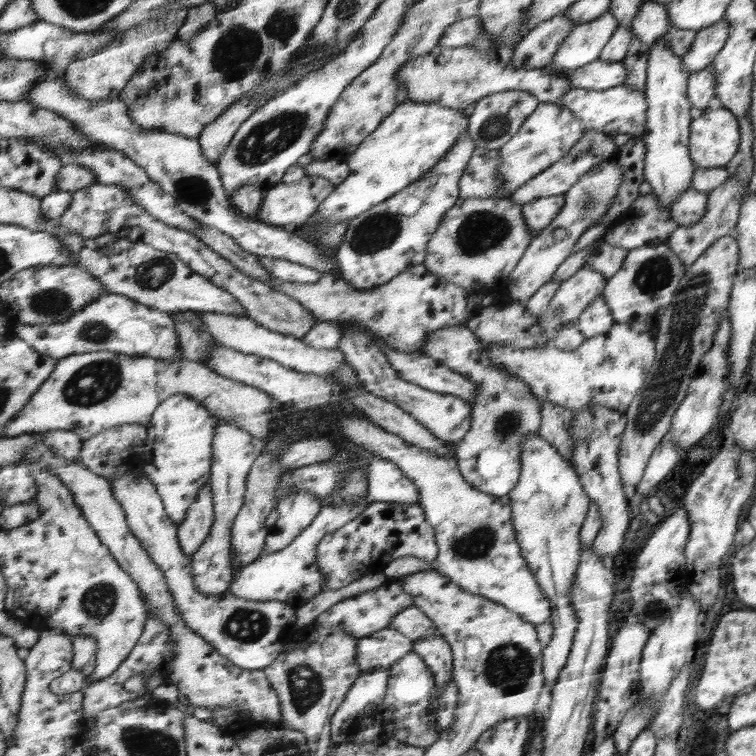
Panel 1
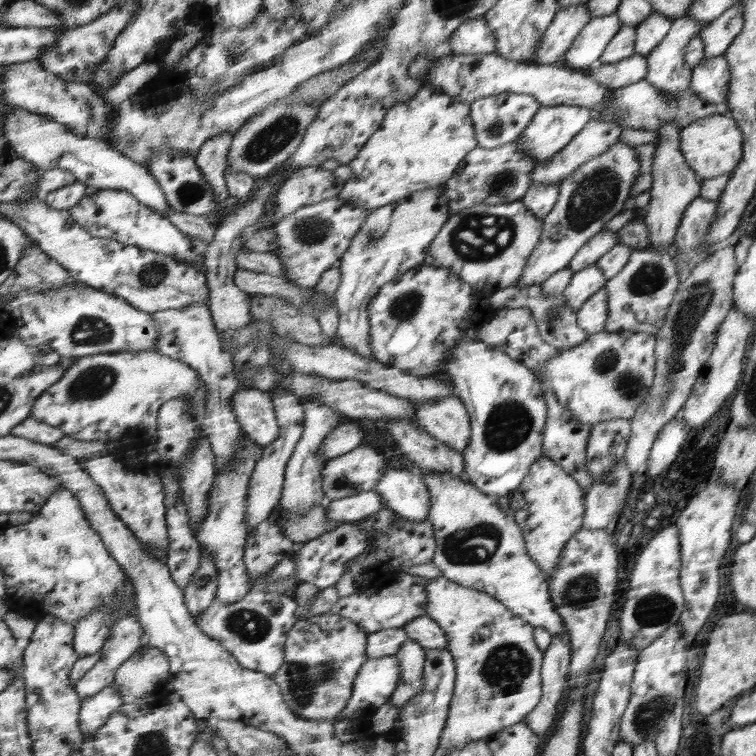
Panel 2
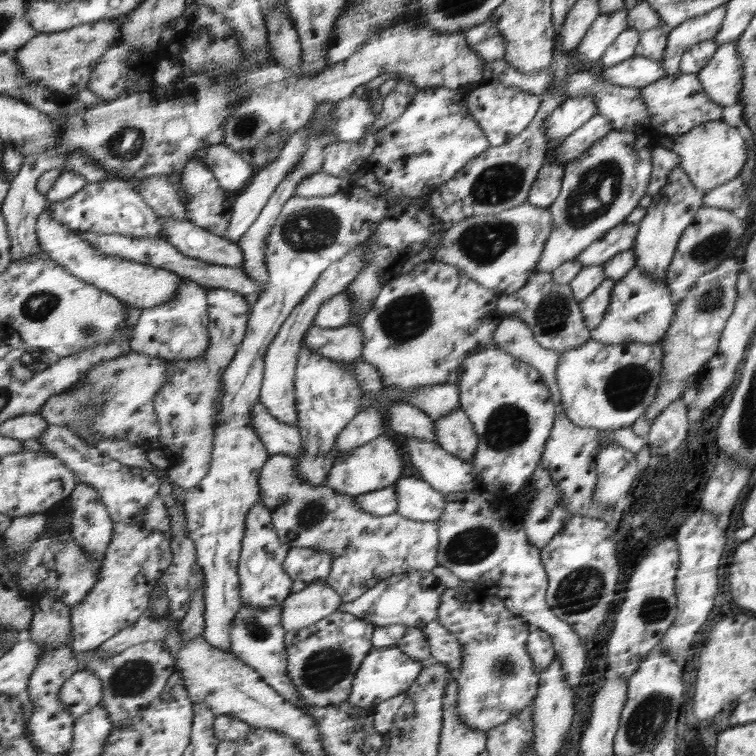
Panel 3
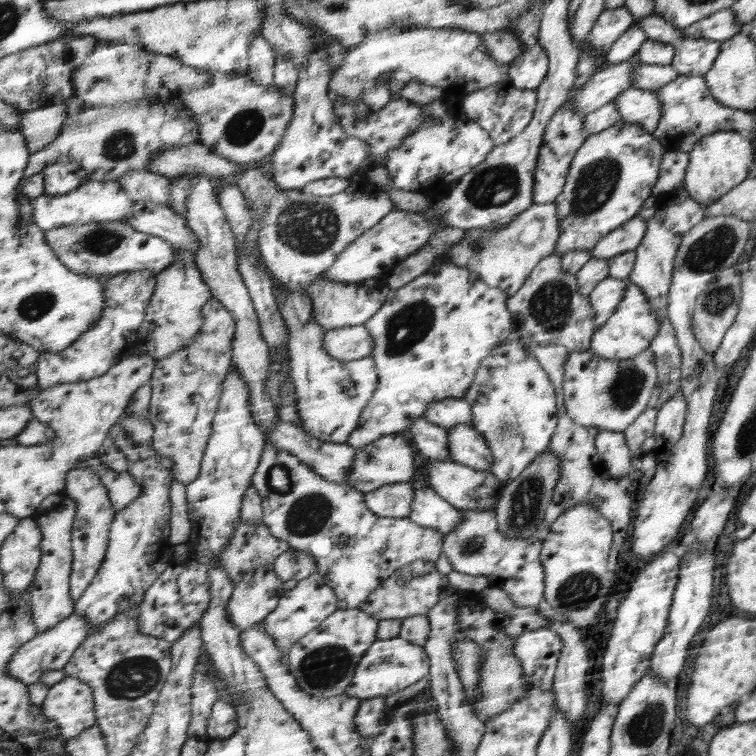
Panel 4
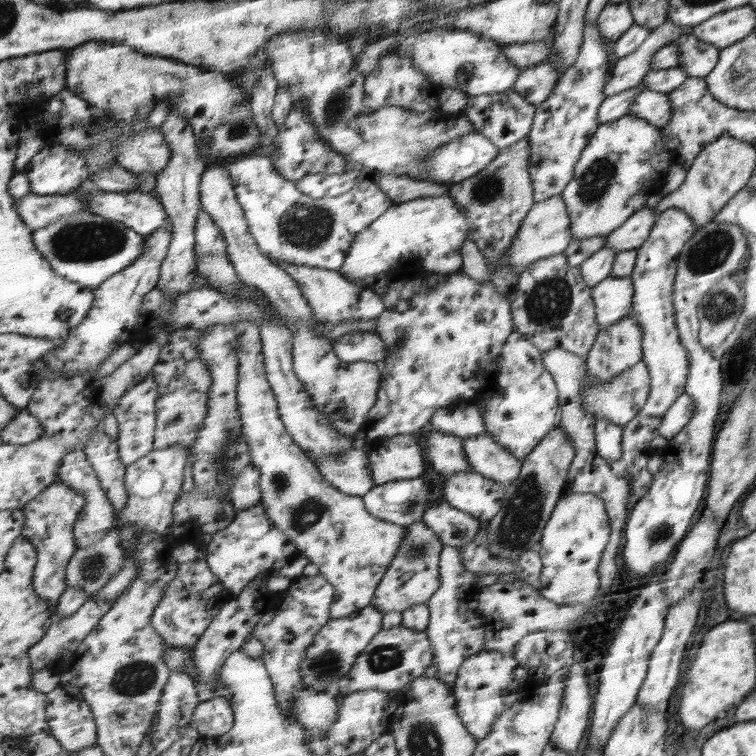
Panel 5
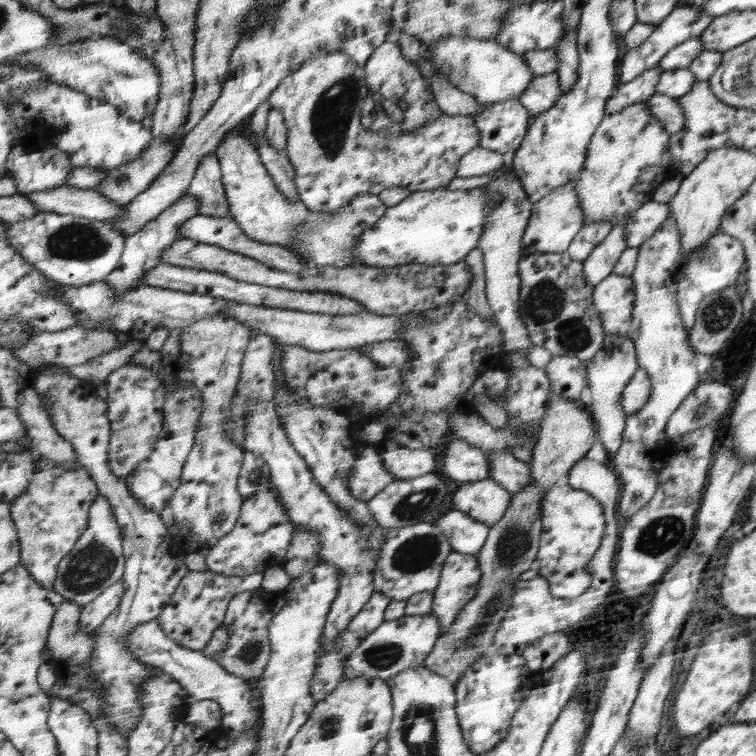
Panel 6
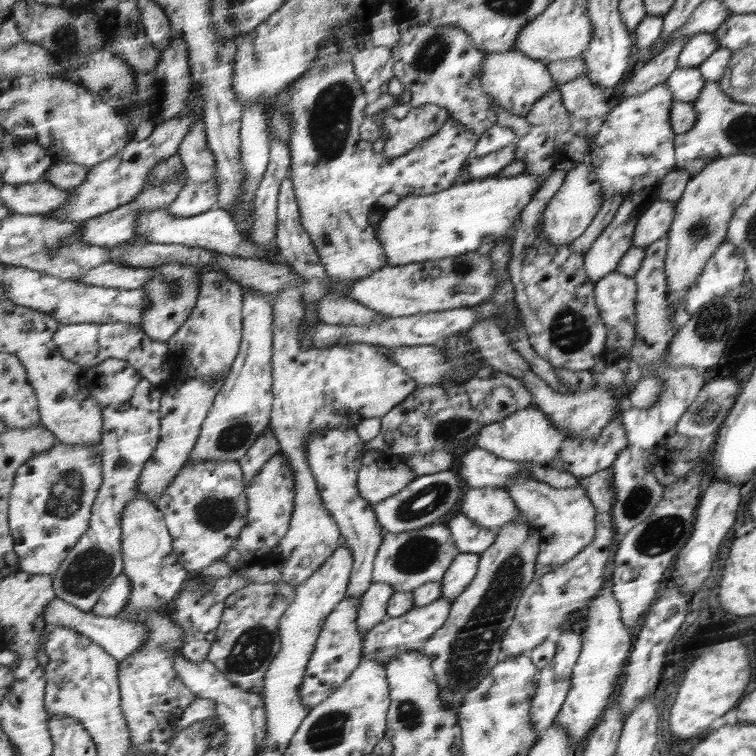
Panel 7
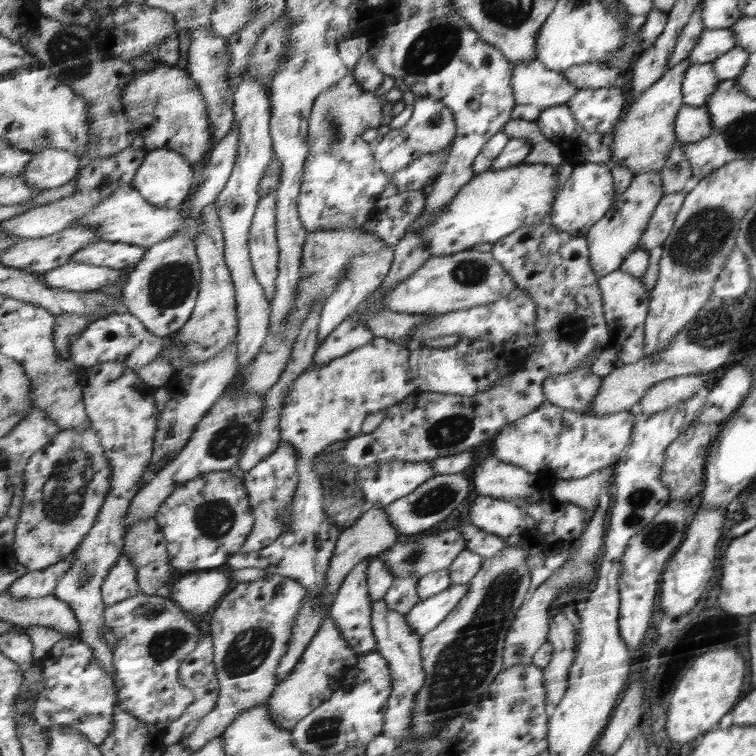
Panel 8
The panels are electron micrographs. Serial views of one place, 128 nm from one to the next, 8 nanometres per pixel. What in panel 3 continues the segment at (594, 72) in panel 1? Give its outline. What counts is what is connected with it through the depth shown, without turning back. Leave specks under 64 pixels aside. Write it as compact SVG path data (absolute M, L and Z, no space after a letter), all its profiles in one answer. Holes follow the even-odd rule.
M634 56L618 65L604 67L602 74L606 81L614 85L640 90L667 76L667 70L656 59Z

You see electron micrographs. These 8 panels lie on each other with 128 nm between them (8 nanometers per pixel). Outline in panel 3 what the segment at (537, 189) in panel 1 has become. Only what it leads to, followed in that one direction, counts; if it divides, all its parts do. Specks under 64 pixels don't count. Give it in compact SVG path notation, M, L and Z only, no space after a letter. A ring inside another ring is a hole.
M597 111L588 122L582 124L580 128L574 130L570 136L561 141L553 159L560 161L565 166L568 161L588 150L588 147L600 140L600 137L614 130L612 120Z

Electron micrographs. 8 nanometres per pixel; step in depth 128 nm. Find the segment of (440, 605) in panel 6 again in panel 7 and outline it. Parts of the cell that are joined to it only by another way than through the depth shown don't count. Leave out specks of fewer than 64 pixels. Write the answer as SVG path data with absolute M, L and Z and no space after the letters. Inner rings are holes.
M459 553L442 578L442 596L450 602L460 597L477 574L479 554Z

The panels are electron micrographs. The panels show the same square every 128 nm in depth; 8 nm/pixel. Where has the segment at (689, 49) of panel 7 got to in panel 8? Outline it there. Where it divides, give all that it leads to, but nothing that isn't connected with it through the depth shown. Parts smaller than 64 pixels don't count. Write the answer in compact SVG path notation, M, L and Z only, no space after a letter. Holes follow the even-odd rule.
M732 27L710 30L705 28L688 58L691 65L712 63L733 47L736 47L736 41Z

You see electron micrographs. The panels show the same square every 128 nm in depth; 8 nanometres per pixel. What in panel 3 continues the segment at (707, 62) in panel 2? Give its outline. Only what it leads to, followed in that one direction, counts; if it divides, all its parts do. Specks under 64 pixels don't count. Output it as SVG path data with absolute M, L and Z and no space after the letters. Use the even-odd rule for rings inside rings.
M738 39L717 47L711 61L697 73L700 86L720 106L739 103L743 60L737 53Z

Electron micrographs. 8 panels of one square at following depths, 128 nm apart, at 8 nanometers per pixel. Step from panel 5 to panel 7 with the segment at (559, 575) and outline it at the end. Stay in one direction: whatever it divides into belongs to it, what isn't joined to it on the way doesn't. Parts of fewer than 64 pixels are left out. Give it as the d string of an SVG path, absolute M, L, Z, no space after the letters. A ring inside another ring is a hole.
M527 471L515 474L512 481L509 481L506 491L517 505L517 509L527 519L527 522L530 522L530 525L538 530L538 533L542 537L542 545L540 545L539 556L537 558L538 566L545 567L552 565L554 566L553 568L560 568L559 566L565 565L566 562L573 559L595 537L596 509L584 488L580 486L574 488L556 488L550 486L547 482L536 480L534 475L530 471Z

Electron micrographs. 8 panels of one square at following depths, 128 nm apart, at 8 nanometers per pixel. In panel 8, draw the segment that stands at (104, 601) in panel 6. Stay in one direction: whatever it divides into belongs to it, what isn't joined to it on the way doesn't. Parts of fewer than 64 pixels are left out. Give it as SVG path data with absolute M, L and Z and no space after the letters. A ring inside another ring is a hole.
M124 550L119 565L111 570L111 576L103 586L103 597L108 609L119 602L142 594L139 570L132 564L131 556Z

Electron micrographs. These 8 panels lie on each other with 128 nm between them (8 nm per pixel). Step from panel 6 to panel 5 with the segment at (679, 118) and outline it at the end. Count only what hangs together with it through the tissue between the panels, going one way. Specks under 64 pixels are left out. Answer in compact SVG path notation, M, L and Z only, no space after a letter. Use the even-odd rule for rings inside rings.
M645 89L635 96L629 108L631 115L647 119L654 126L663 128L671 122L674 108L667 93Z

